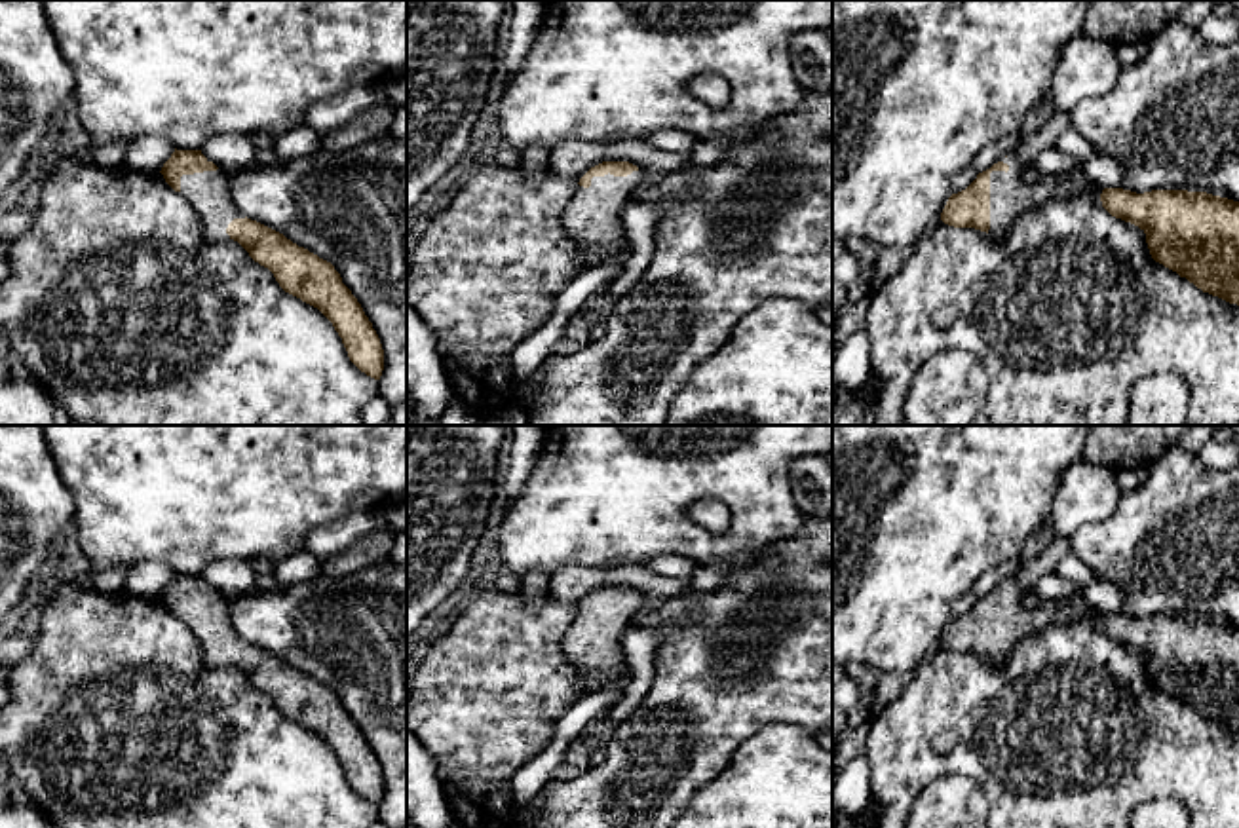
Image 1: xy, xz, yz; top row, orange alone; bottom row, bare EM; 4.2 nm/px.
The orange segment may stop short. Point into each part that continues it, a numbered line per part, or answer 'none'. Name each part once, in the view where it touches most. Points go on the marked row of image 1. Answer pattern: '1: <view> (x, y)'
1: yz (1010, 194)

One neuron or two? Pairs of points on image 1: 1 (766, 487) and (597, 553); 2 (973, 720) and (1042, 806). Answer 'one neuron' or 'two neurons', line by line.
1: one neuron
2: one neuron

